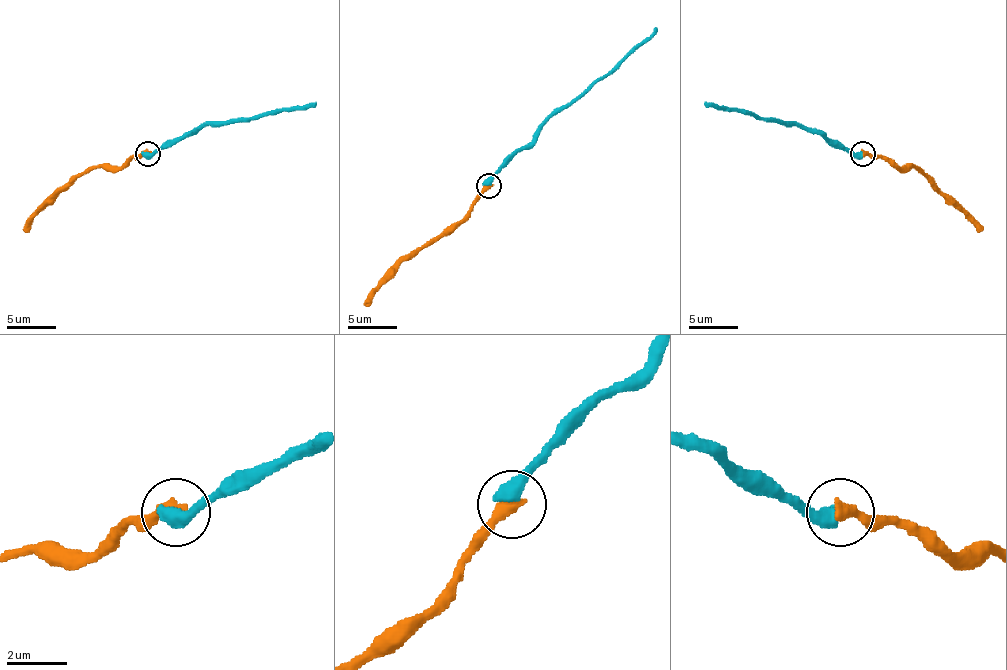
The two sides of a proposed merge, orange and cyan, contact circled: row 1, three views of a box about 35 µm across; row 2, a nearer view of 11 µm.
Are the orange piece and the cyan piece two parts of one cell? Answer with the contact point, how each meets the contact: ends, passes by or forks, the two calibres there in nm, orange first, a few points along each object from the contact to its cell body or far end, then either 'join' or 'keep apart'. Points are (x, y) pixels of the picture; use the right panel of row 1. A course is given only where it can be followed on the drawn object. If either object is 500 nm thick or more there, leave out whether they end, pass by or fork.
at (863, 154); 460 nm thick on the orange side, 550 nm on the other; orange runs (863, 153), (886, 155), (898, 168), (915, 168), (982, 230); cyan runs (861, 153), (851, 153), (794, 123), (764, 121), (752, 113), (715, 108), (705, 101); join

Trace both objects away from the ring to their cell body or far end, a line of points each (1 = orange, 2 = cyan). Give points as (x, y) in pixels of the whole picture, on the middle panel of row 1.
1: (489, 186), (459, 221), (430, 238), (363, 305)
2: (489, 184), (551, 117), (610, 75), (657, 28)

